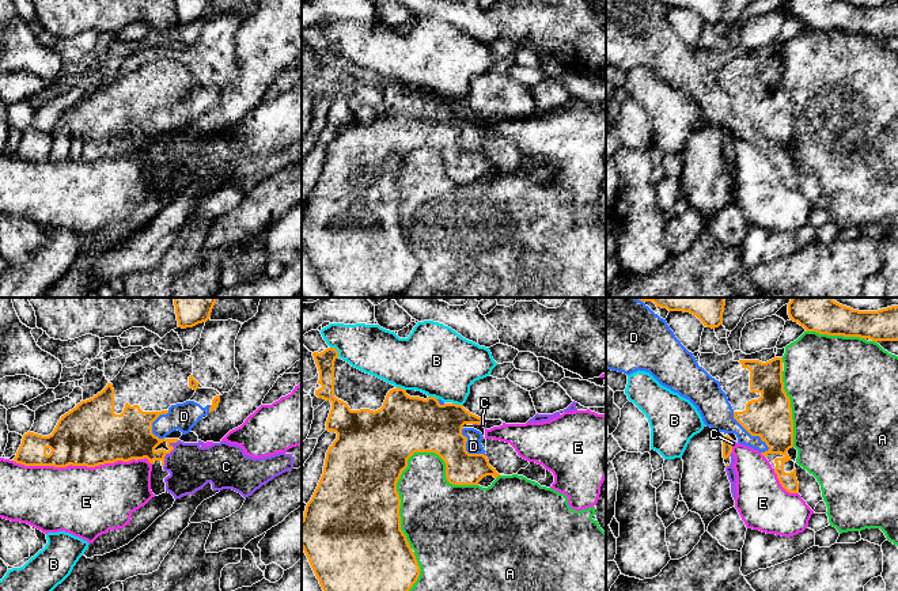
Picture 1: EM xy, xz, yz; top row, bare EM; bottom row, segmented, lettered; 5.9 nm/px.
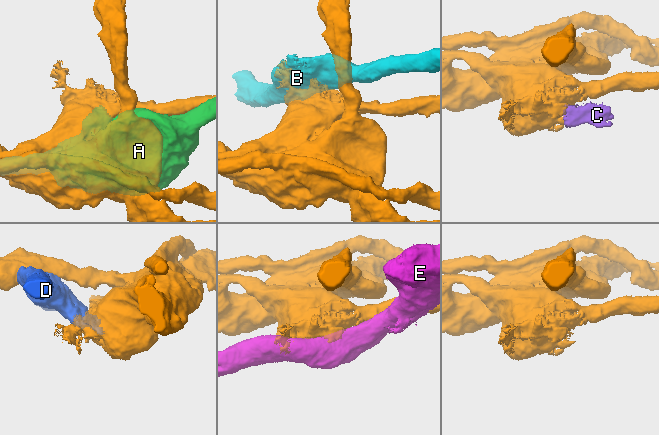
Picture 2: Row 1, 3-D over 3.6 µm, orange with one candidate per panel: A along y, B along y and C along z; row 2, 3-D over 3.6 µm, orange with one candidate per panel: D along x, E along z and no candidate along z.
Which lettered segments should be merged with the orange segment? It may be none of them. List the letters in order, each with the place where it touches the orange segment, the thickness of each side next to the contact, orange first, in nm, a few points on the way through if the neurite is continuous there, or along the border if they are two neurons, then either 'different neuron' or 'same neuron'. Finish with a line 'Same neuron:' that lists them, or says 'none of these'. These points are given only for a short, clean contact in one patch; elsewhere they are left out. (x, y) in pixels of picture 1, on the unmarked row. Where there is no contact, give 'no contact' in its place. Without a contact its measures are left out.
A: meets orange in xz at (396, 186); 500 nm thick on the orange side, 380 nm on the other; different neuron
B: meets orange in xz at (337, 46); 110 nm thick on the orange side, 280 nm on the other; different neuron
C: meets orange in xy at (169, 148); 260 nm thick on the orange side, 260 nm on the other; border along xy (178, 136), (171, 140), (173, 144), (165, 152), (163, 162); different neuron
D: meets orange in yz at (751, 131); 260 nm thick on the orange side, 190 nm on the other; different neuron
E: meets orange in xy at (74, 160); 380 nm thick on the orange side, 420 nm on the other; different neuron
Same neuron: none of these

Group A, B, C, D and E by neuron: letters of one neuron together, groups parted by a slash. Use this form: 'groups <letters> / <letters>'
groups A / B / C / D / E

